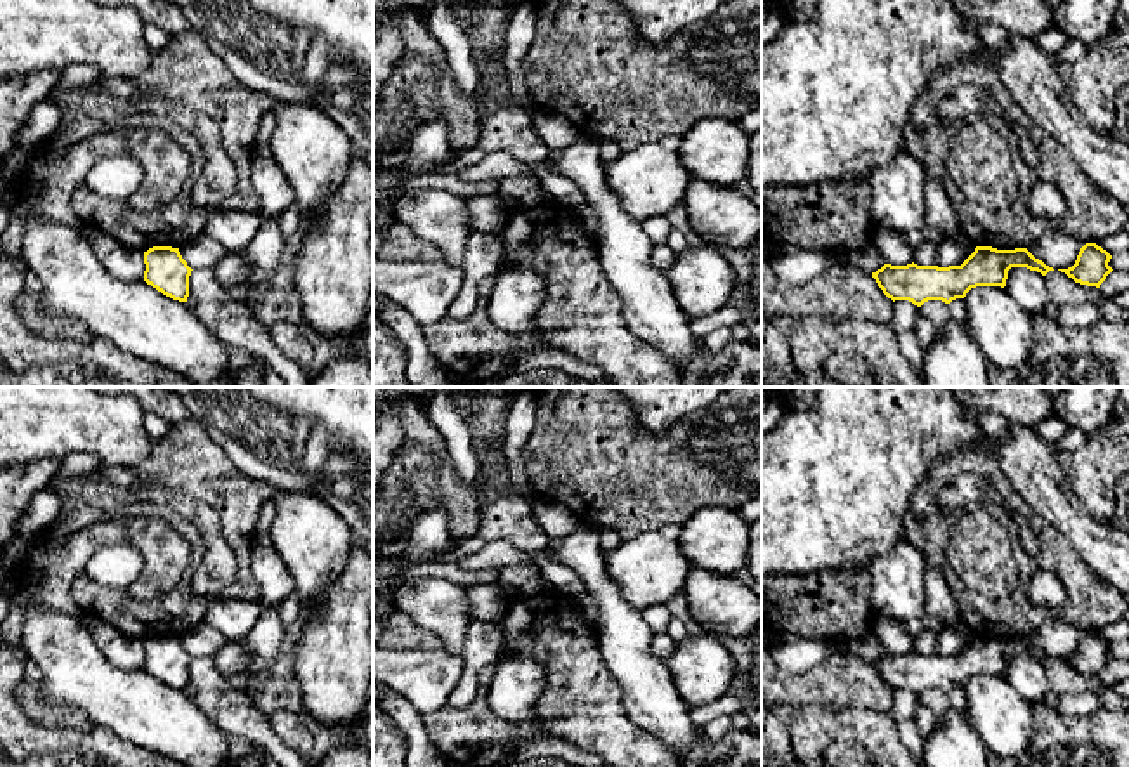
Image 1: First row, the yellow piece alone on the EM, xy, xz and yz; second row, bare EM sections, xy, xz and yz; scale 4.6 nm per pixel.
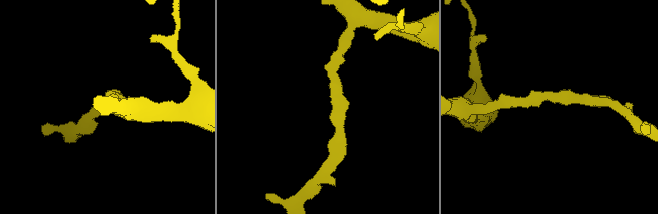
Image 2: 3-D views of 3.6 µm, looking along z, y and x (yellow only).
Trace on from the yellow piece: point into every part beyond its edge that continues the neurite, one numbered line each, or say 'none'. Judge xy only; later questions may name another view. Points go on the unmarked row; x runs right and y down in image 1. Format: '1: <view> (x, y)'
none

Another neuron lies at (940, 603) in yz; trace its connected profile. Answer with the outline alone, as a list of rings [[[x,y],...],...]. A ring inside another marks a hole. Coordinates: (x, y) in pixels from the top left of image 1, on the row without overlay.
[[[926,564],[924,569],[924,600],[926,614],[942,620],[947,628],[954,628],[968,633],[968,642],[971,644],[976,633],[963,621],[959,606],[942,576],[942,573]]]

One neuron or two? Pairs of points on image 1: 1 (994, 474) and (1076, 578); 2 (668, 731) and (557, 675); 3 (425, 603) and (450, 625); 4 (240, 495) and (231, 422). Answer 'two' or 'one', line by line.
1: one
2: two
3: one
4: two

